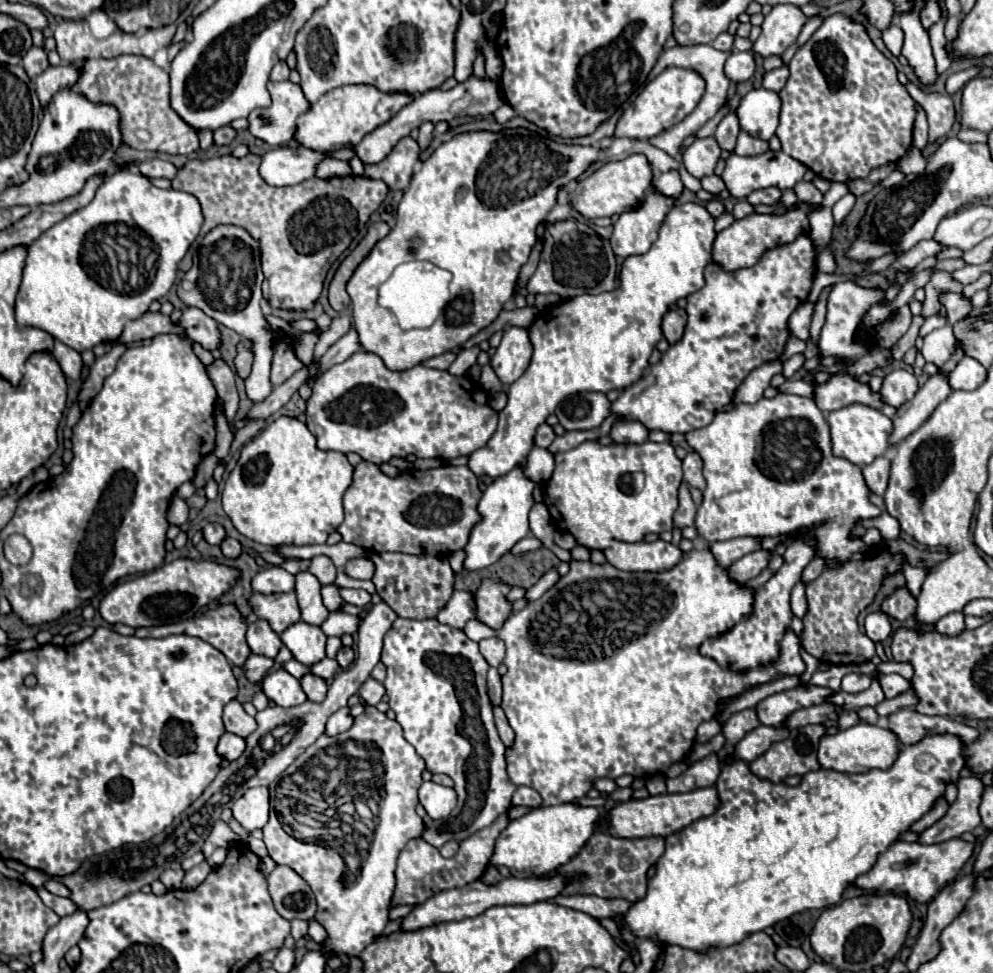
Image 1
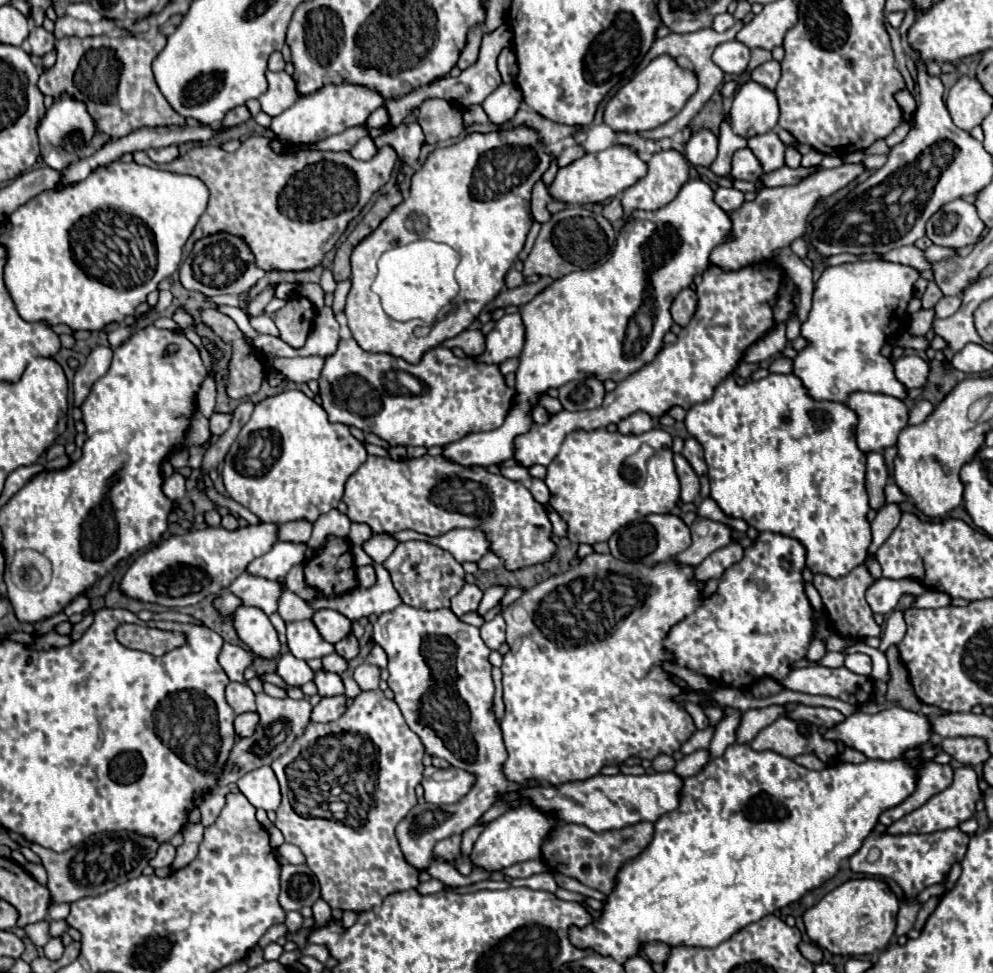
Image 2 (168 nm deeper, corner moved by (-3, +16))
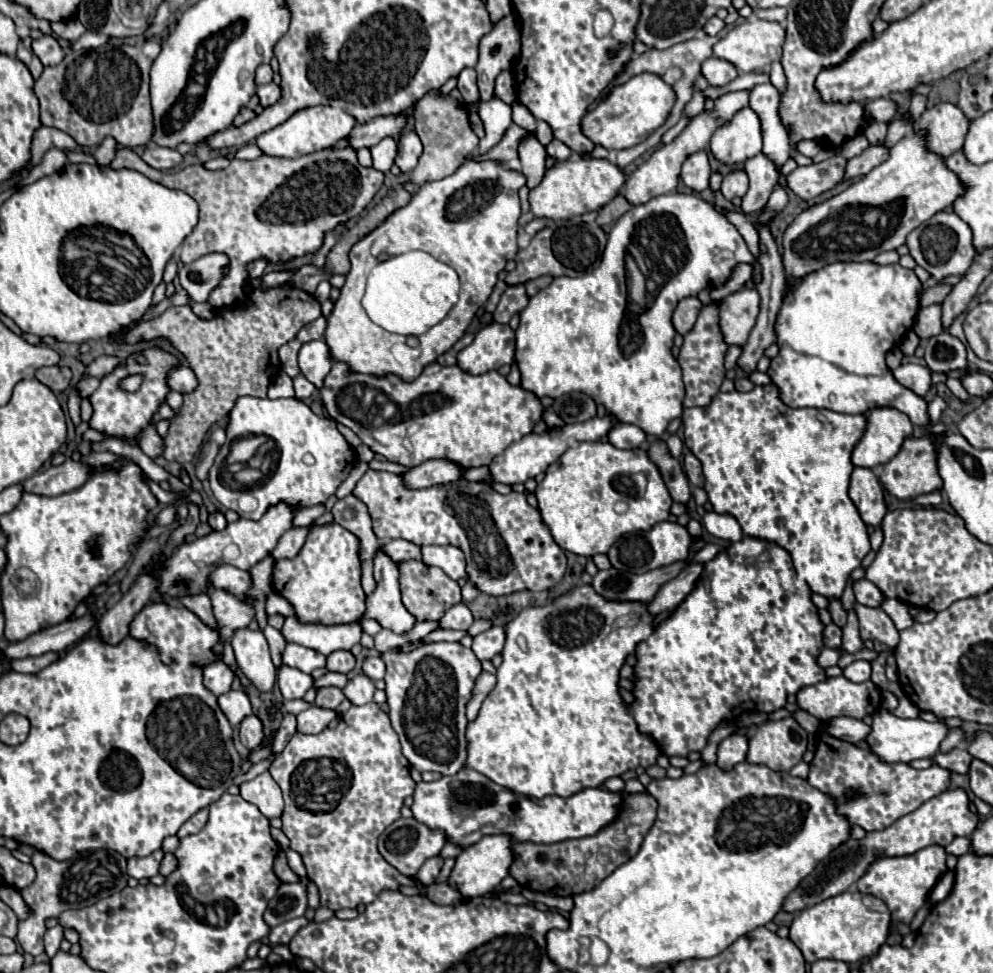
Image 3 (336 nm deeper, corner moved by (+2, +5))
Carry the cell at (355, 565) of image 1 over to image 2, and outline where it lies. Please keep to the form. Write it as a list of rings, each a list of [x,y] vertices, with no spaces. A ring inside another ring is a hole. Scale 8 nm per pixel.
[[[375,534],[371,540],[365,542],[363,550],[375,560],[375,562],[383,562],[387,560],[387,556],[391,556],[391,552],[397,548],[397,540],[391,534]]]

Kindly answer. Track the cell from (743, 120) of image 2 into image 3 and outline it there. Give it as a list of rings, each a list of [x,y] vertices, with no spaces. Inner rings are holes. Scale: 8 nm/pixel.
[[[744,107],[720,125],[712,135],[710,149],[722,163],[744,163],[758,155],[762,151],[762,129],[756,111]]]

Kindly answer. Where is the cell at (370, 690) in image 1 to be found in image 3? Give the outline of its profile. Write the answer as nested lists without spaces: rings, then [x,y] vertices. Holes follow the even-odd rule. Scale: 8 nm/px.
[[[356,675],[348,681],[348,685],[342,691],[344,691],[346,699],[350,699],[352,705],[364,705],[364,703],[372,701],[376,687],[366,675]]]

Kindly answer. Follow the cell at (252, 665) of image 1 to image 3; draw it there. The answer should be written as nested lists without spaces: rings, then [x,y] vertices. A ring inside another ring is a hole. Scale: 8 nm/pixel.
[[[212,661],[204,667],[204,683],[214,695],[222,695],[231,690],[235,674],[224,661]]]

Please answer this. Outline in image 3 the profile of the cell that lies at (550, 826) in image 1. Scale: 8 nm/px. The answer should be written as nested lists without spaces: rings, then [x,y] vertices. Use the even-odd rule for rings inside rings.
[[[484,835],[478,843],[464,847],[464,851],[456,857],[456,865],[450,873],[448,883],[456,887],[464,897],[480,897],[492,891],[504,881],[504,877],[510,875],[510,865],[516,861],[512,843],[514,839],[510,835]]]

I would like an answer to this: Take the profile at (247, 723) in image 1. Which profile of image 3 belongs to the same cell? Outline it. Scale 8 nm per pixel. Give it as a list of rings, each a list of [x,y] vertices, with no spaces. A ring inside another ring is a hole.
[[[228,691],[226,695],[220,695],[218,705],[220,705],[222,713],[228,717],[228,721],[234,727],[240,725],[242,719],[252,713],[250,699],[248,699],[248,695],[244,691]]]

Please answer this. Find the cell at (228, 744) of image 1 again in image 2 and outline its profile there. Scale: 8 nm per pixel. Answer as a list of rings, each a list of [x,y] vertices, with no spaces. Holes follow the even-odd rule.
[[[245,712],[239,714],[235,720],[235,732],[243,738],[243,736],[253,736],[255,728],[259,724],[259,714],[257,712]]]

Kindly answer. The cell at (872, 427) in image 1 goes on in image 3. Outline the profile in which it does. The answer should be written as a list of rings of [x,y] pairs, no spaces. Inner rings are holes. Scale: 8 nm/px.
[[[874,407],[866,413],[866,431],[852,451],[852,463],[868,469],[884,465],[910,435],[912,423],[904,413],[894,407]]]

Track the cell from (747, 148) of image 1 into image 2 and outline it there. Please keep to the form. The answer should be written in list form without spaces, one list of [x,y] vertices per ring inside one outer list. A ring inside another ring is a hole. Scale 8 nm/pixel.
[[[775,132],[753,136],[747,140],[747,146],[751,148],[751,152],[755,152],[755,158],[761,162],[765,174],[785,166],[783,154],[785,154],[787,146],[779,140],[779,136]]]

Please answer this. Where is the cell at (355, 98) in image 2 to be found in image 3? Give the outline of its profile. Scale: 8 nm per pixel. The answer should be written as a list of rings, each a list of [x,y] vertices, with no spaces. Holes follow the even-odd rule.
[[[316,105],[316,107],[306,107],[306,109],[296,111],[282,125],[262,133],[256,139],[256,143],[266,155],[302,157],[302,155],[308,155],[308,153],[314,153],[320,149],[328,149],[328,147],[336,145],[340,139],[346,139],[354,125],[356,125],[356,119],[348,111],[336,109],[336,107],[326,107],[326,105]]]

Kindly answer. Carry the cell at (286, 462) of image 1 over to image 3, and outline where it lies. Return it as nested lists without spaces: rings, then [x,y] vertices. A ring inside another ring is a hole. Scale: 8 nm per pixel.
[[[240,397],[234,405],[234,409],[230,411],[230,421],[228,421],[228,427],[226,427],[226,442],[221,447],[214,464],[209,471],[209,483],[212,488],[214,497],[226,507],[226,509],[232,509],[236,511],[240,517],[246,517],[246,519],[252,519],[252,521],[258,521],[270,507],[278,505],[278,503],[288,503],[292,507],[296,507],[296,511],[302,511],[302,509],[308,509],[308,507],[314,507],[314,505],[320,505],[320,503],[326,503],[334,493],[336,489],[342,485],[342,481],[350,475],[350,471],[356,467],[358,463],[358,457],[356,457],[356,451],[346,443],[346,439],[340,435],[340,431],[336,429],[336,423],[328,417],[318,417],[316,413],[310,411],[310,407],[306,403],[302,403],[300,399],[256,399],[256,397]],[[250,435],[266,435],[274,441],[274,447],[272,447],[272,463],[270,463],[270,475],[268,479],[262,483],[262,485],[256,485],[252,489],[252,495],[258,499],[258,509],[252,511],[252,513],[242,513],[240,509],[236,509],[236,495],[240,491],[234,491],[230,487],[224,487],[220,481],[219,470],[225,462],[227,455],[230,453],[230,446],[234,439],[242,439],[242,437],[250,437]]]

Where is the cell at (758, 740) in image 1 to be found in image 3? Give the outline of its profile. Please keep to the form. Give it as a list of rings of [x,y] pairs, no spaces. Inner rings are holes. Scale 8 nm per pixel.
[[[836,717],[836,719],[828,719],[826,723],[822,723],[822,727],[826,727],[828,735],[848,741],[848,743],[860,743],[866,737],[866,731],[870,731],[870,727],[864,721],[852,719],[852,717]]]

